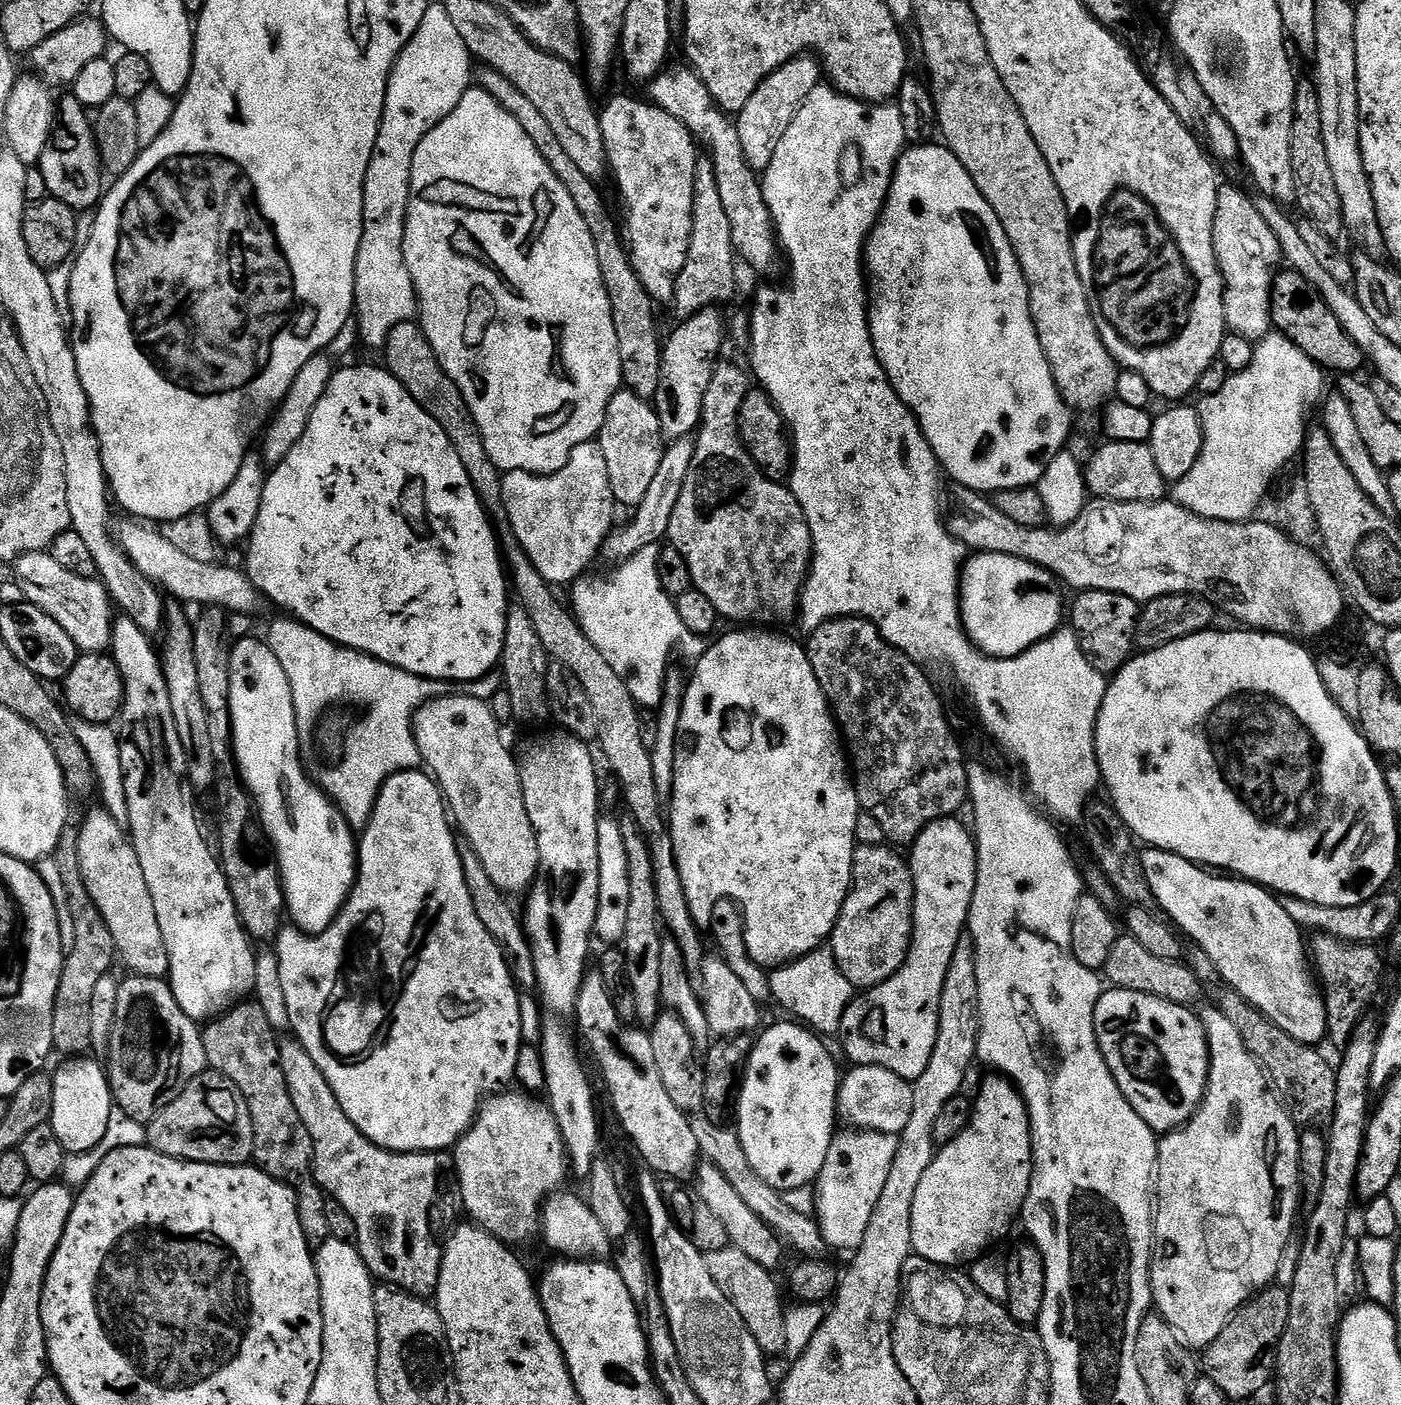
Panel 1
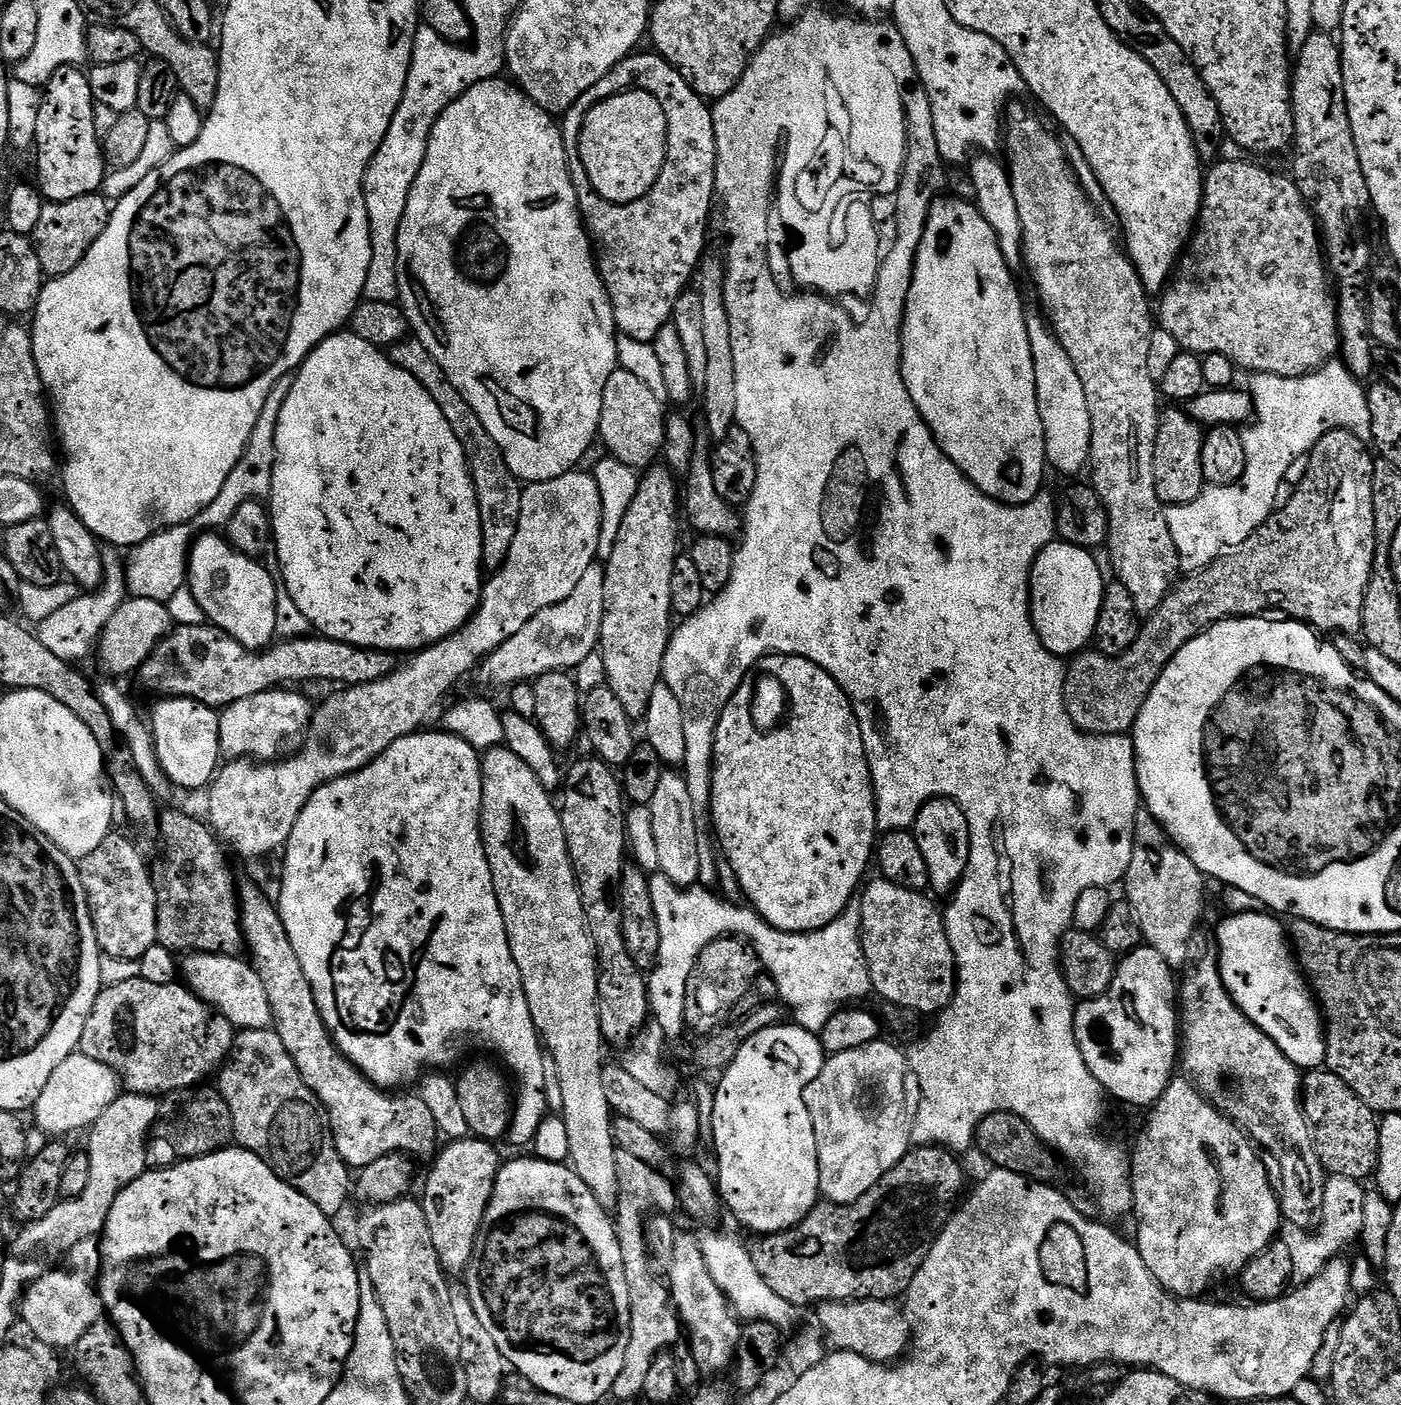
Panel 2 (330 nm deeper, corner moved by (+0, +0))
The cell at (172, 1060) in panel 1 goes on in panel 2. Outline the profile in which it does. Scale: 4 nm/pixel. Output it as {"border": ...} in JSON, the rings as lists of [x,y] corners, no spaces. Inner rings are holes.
{"border":[[[141,978],[134,980],[120,980],[117,984],[112,984],[103,993],[97,995],[94,1002],[94,1010],[90,1014],[90,1018],[86,1022],[86,1030],[82,1030],[82,1038],[80,1039],[79,1051],[83,1055],[101,1060],[103,1064],[108,1065],[117,1077],[122,1081],[125,1089],[129,1088],[132,1092],[176,1092],[179,1088],[188,1088],[184,1090],[192,1090],[197,1087],[208,1075],[215,1073],[227,1061],[229,1052],[232,1051],[232,1041],[234,1039],[234,1029],[230,1021],[221,1016],[219,1012],[213,1008],[211,1004],[206,1004],[196,996],[192,990],[183,983],[175,982],[168,985],[159,985],[157,983],[144,981]]]}

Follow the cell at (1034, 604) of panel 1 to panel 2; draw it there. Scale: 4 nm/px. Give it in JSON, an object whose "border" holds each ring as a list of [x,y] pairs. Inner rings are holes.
{"border":[[[1049,542],[1041,547],[1035,560],[1032,561],[1032,578],[1030,581],[1030,611],[1032,624],[1036,627],[1036,633],[1040,641],[1058,658],[1075,657],[1083,653],[1093,643],[1098,626],[1098,614],[1102,610],[1104,601],[1104,589],[1106,579],[1100,573],[1096,560],[1091,551],[1080,548],[1077,544],[1067,542]]]}

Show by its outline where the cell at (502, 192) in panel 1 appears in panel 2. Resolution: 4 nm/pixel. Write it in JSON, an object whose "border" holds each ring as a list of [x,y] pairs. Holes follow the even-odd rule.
{"border":[[[493,78],[482,80],[480,83],[467,88],[458,99],[452,101],[444,113],[437,118],[435,126],[432,127],[432,133],[428,136],[428,149],[426,158],[422,162],[422,170],[418,170],[418,178],[414,178],[414,186],[408,195],[406,202],[406,214],[402,218],[402,226],[398,230],[398,300],[402,305],[404,319],[408,322],[408,327],[420,339],[420,344],[426,351],[432,355],[432,360],[438,367],[444,371],[444,376],[449,381],[451,387],[460,391],[460,396],[472,407],[476,417],[482,422],[486,434],[496,443],[496,449],[504,457],[506,466],[512,472],[513,476],[521,482],[535,482],[538,480],[553,480],[559,476],[565,476],[567,472],[573,471],[576,464],[588,452],[588,447],[592,444],[592,439],[597,439],[600,430],[600,415],[602,414],[602,402],[604,401],[604,387],[610,378],[610,374],[617,371],[618,361],[616,358],[616,342],[618,339],[618,329],[616,319],[612,313],[612,303],[608,297],[608,292],[604,289],[604,283],[600,277],[600,269],[596,266],[594,255],[594,245],[588,235],[588,229],[580,215],[580,203],[576,197],[576,191],[572,185],[573,173],[568,172],[568,152],[569,149],[564,143],[564,134],[561,127],[553,120],[553,117],[547,112],[541,111],[540,107],[534,103],[529,96],[524,95],[515,83],[509,82],[504,78]]]}

